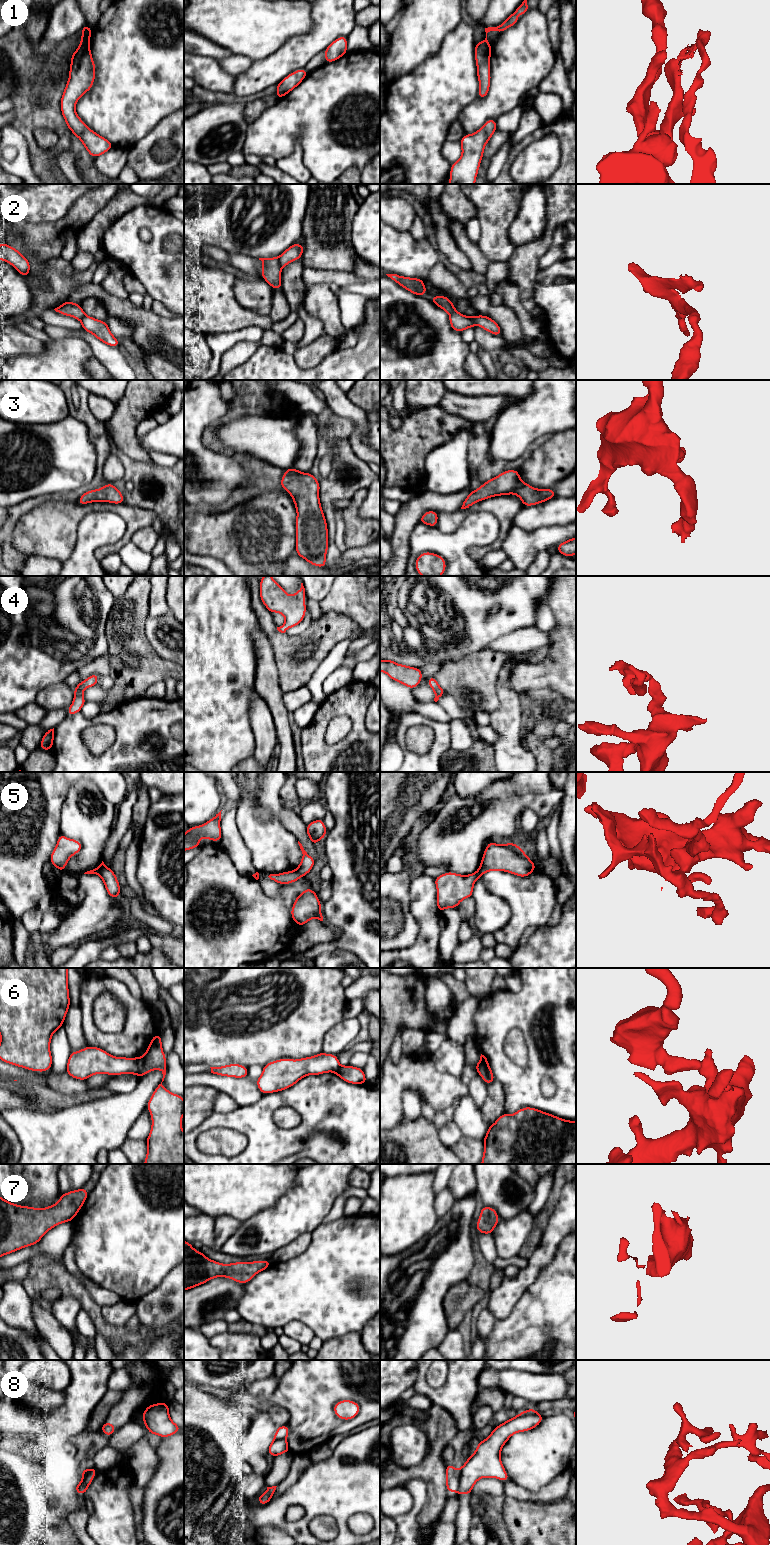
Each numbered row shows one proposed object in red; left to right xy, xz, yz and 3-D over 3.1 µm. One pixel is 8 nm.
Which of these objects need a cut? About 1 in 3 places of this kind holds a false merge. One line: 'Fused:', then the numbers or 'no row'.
Fused: 1, 2, 5, 6, 8

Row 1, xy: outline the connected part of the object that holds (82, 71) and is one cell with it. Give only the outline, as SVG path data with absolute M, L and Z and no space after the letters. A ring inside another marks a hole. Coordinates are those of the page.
M90 37L77 48L71 59L69 79L64 88L60 106L67 127L78 137L91 157L109 151L113 145L106 138L92 131L75 111L76 102L88 92L95 80L95 64L90 51Z

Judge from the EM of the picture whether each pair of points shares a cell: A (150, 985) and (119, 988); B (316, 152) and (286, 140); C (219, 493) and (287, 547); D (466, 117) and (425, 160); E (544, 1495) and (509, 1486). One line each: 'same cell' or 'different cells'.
A: different cells
B: same cell
C: different cells
D: different cells
E: same cell

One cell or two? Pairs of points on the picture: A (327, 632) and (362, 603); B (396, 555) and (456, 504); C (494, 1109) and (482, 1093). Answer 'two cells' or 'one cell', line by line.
A: two cells
B: one cell
C: two cells

